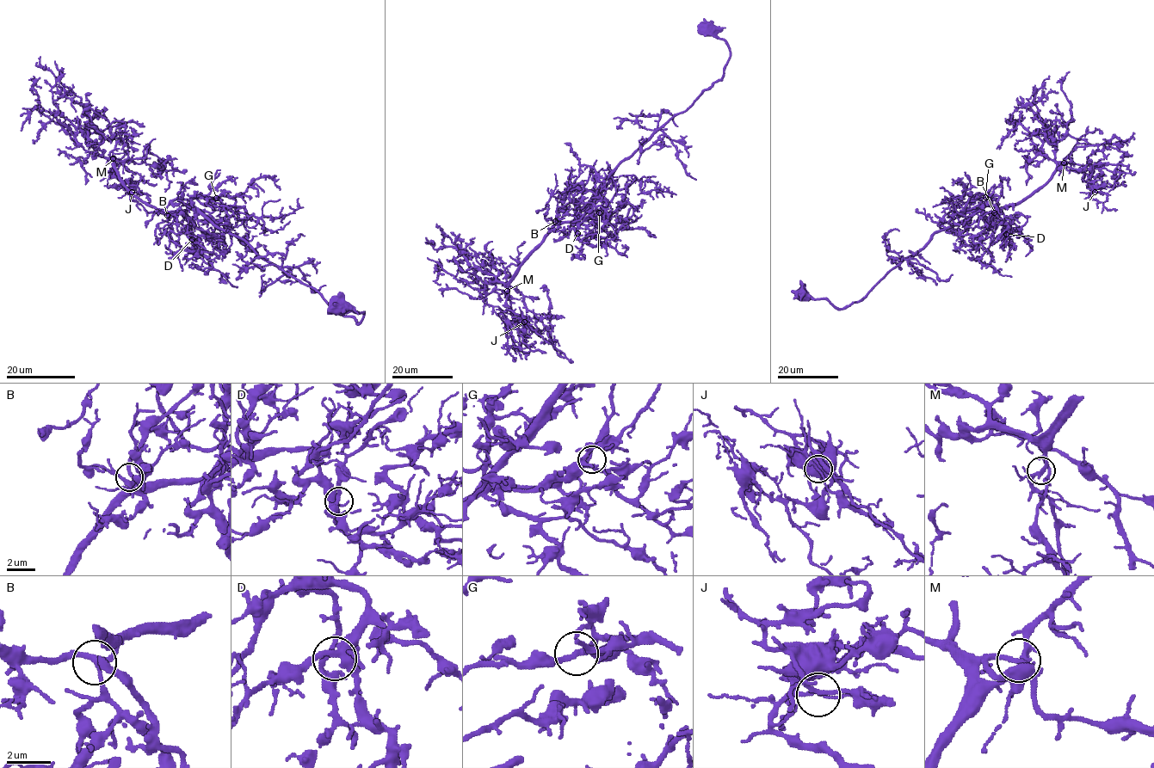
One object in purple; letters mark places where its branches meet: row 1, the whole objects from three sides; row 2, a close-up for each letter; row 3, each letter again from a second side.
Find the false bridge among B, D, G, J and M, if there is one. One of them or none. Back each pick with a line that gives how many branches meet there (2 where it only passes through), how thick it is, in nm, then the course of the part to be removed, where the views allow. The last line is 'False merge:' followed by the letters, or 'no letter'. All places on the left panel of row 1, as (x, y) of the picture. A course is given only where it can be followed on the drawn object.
J: 2 | 120 nm | (132, 192), (128, 191), (134, 187), (125, 183), (135, 185), (140, 181), (156, 183)
False merge: J

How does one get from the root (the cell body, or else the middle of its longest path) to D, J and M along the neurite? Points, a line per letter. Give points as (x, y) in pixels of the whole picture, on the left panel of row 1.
D: (336, 308), (363, 312), (363, 317), (357, 322), (336, 313), (312, 287), (194, 208), (182, 221), (192, 239)
J: (336, 308), (363, 317), (336, 313), (194, 208), (146, 205), (114, 159), (132, 192)
M: (336, 308), (363, 317), (336, 313), (312, 287), (194, 208), (146, 205), (120, 178), (113, 158)

